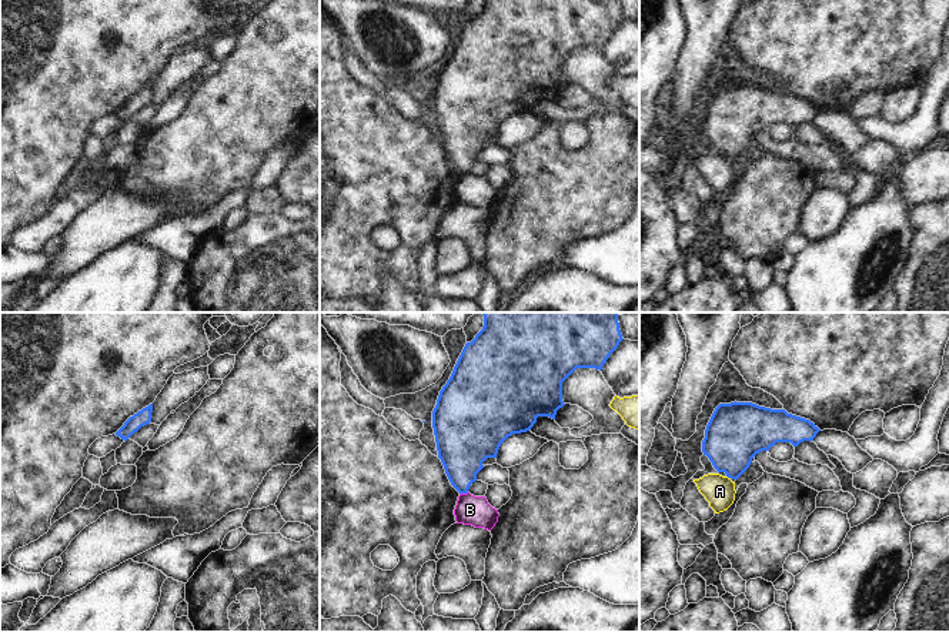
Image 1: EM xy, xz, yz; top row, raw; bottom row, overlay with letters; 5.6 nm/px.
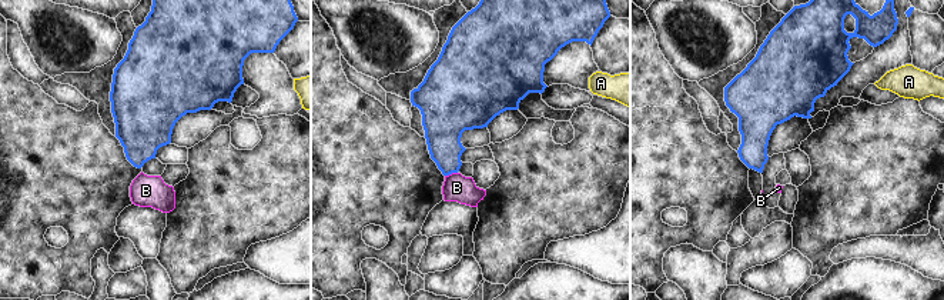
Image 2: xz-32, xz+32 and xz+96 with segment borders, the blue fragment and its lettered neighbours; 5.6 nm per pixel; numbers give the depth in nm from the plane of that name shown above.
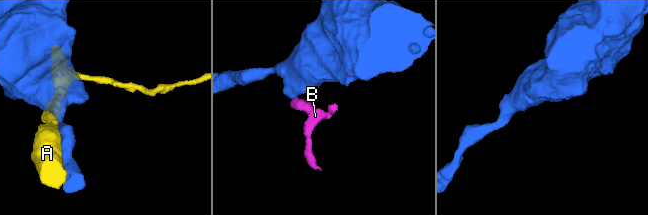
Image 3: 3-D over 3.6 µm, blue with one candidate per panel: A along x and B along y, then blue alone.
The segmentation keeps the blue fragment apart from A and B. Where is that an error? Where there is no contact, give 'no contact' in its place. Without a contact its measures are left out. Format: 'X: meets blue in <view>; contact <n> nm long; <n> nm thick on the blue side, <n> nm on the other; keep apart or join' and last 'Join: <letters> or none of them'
A: meets blue in yz; contact 40 nm long; 320 nm thick on the blue side, 180 nm on the other; keep apart
B: meets blue in xz; contact 60 nm long; 280 nm thick on the blue side, 170 nm on the other; keep apart
Join: none of them

